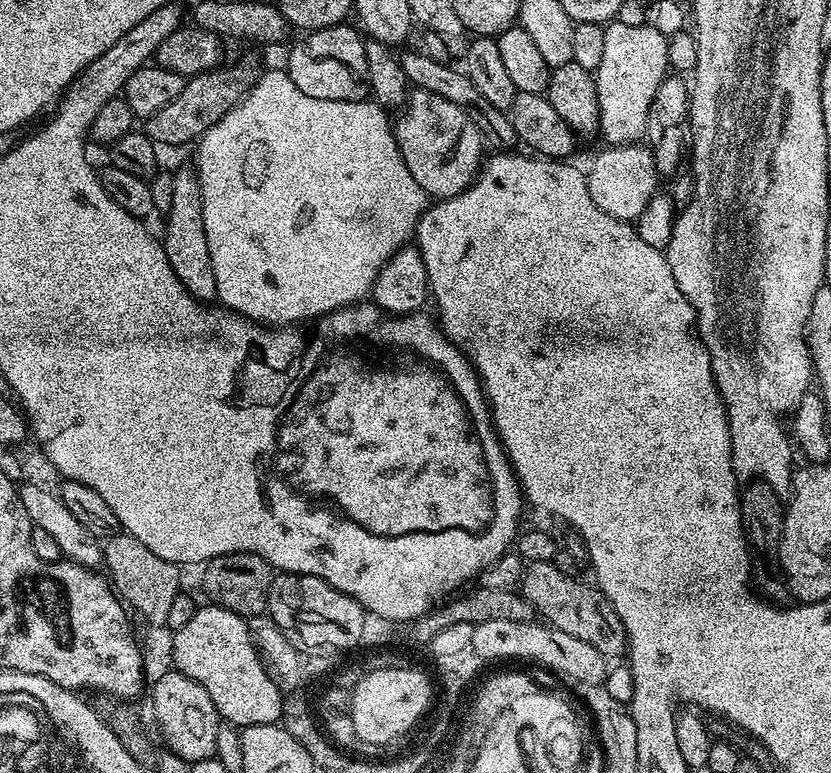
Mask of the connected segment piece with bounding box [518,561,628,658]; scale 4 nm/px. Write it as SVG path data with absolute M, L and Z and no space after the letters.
M553 561L528 564L523 569L518 591L528 599L533 613L541 621L558 630L566 630L566 634L594 646L594 650L598 650L605 658L623 657L628 647L628 635L604 593L599 587L580 582L564 571Z

